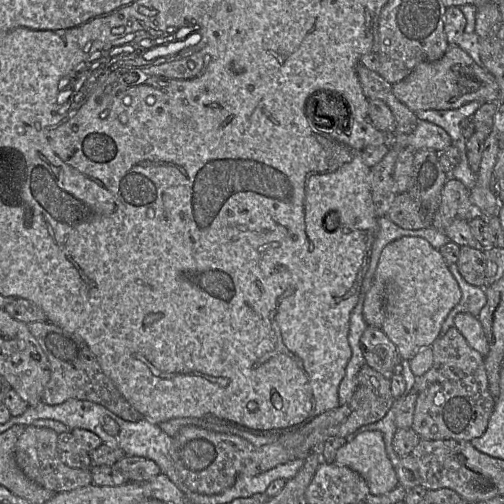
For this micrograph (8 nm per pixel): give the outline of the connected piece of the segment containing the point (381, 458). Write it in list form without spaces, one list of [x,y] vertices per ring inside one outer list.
[[[380,431],[357,433],[337,450],[335,461],[360,474],[372,495],[388,493],[399,485]]]

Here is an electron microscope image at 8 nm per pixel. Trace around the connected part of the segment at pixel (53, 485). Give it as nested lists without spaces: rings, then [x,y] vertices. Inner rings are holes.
[[[33,425],[26,427],[15,446],[15,459],[18,467],[33,482],[54,491],[68,492],[92,483],[92,471],[88,468],[71,468],[61,459],[57,449],[58,433],[49,428]]]

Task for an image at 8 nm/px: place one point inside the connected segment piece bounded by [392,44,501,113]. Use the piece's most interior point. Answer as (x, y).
(454, 80)

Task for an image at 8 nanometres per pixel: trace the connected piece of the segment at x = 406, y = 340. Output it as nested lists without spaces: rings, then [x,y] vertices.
[[[404,236],[387,244],[380,255],[374,280],[383,285],[385,319],[381,330],[395,345],[400,358],[411,360],[422,349],[431,347],[440,337],[441,327],[449,312],[461,299],[461,290],[439,252],[421,237]]]

